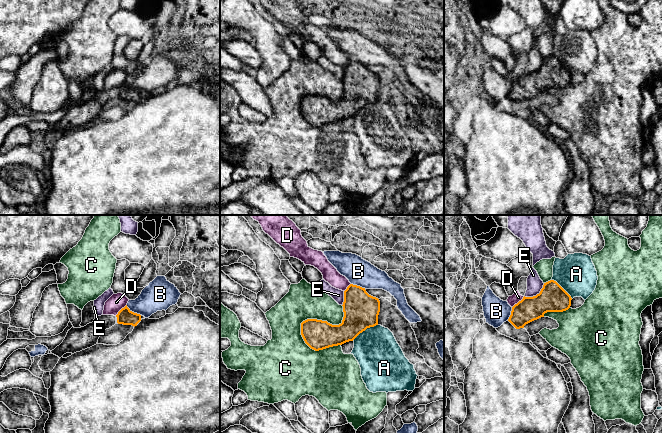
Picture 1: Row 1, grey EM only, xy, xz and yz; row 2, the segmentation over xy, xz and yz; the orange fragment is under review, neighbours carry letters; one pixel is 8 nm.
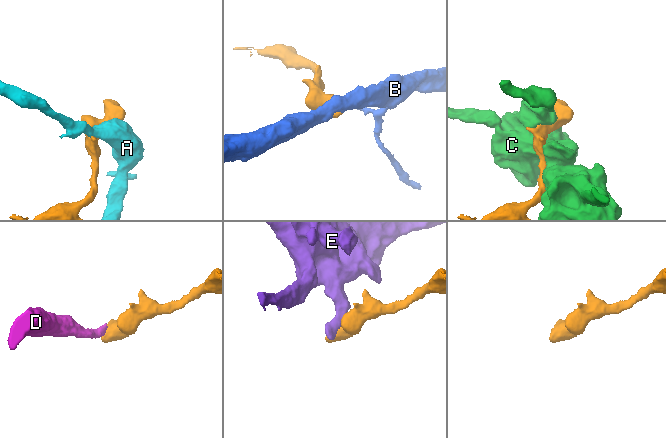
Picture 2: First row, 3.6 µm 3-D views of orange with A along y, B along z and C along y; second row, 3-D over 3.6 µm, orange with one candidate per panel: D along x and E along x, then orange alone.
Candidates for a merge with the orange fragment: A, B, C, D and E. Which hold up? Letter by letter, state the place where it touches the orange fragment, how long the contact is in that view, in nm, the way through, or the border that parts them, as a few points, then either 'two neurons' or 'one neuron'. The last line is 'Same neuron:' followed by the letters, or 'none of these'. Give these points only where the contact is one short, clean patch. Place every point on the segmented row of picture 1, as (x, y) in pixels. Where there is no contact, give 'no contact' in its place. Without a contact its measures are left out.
A: xz (364, 330) | 240 nm | two neurons
B: xy (133, 312) | 150 nm | along xy (126, 305), (140, 315) | two neurons
C: xz (316, 319) | 440 nm | two neurons
D: yz (519, 301) | 140 nm | along yz (524, 296), (512, 307) | two neurons
E: yz (537, 294) | 200 nm | along yz (544, 283), (541, 290), (535, 295), (524, 296) | two neurons
Same neuron: none of these

